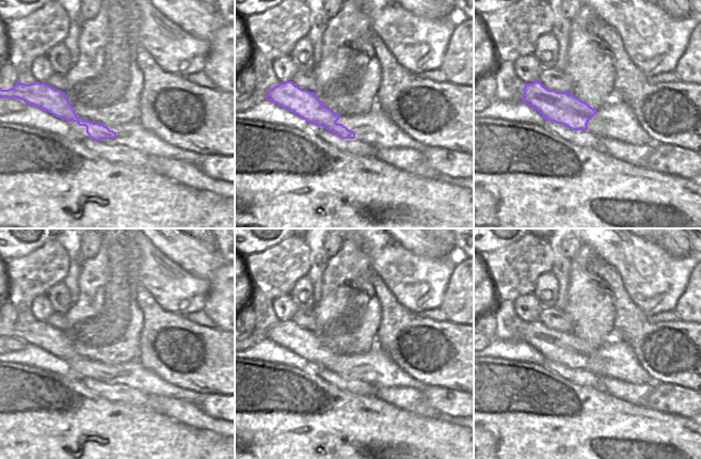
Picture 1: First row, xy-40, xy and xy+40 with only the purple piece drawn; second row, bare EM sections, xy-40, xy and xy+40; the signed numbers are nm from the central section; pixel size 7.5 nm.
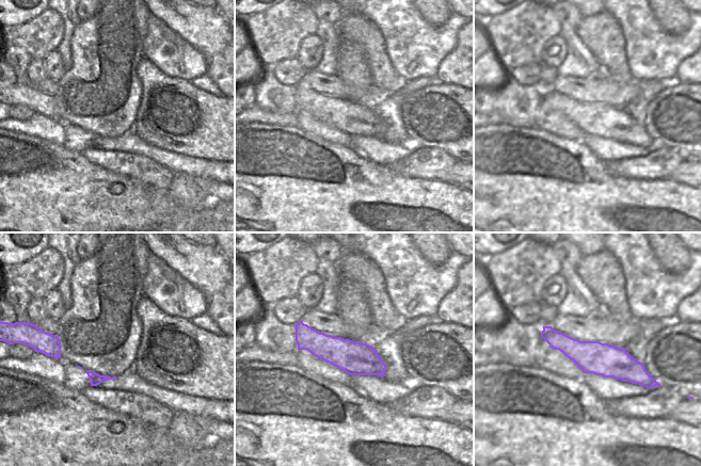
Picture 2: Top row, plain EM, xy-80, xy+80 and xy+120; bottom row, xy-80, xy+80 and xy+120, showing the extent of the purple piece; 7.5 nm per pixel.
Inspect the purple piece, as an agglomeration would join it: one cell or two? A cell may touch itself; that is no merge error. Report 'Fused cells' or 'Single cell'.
Single cell

